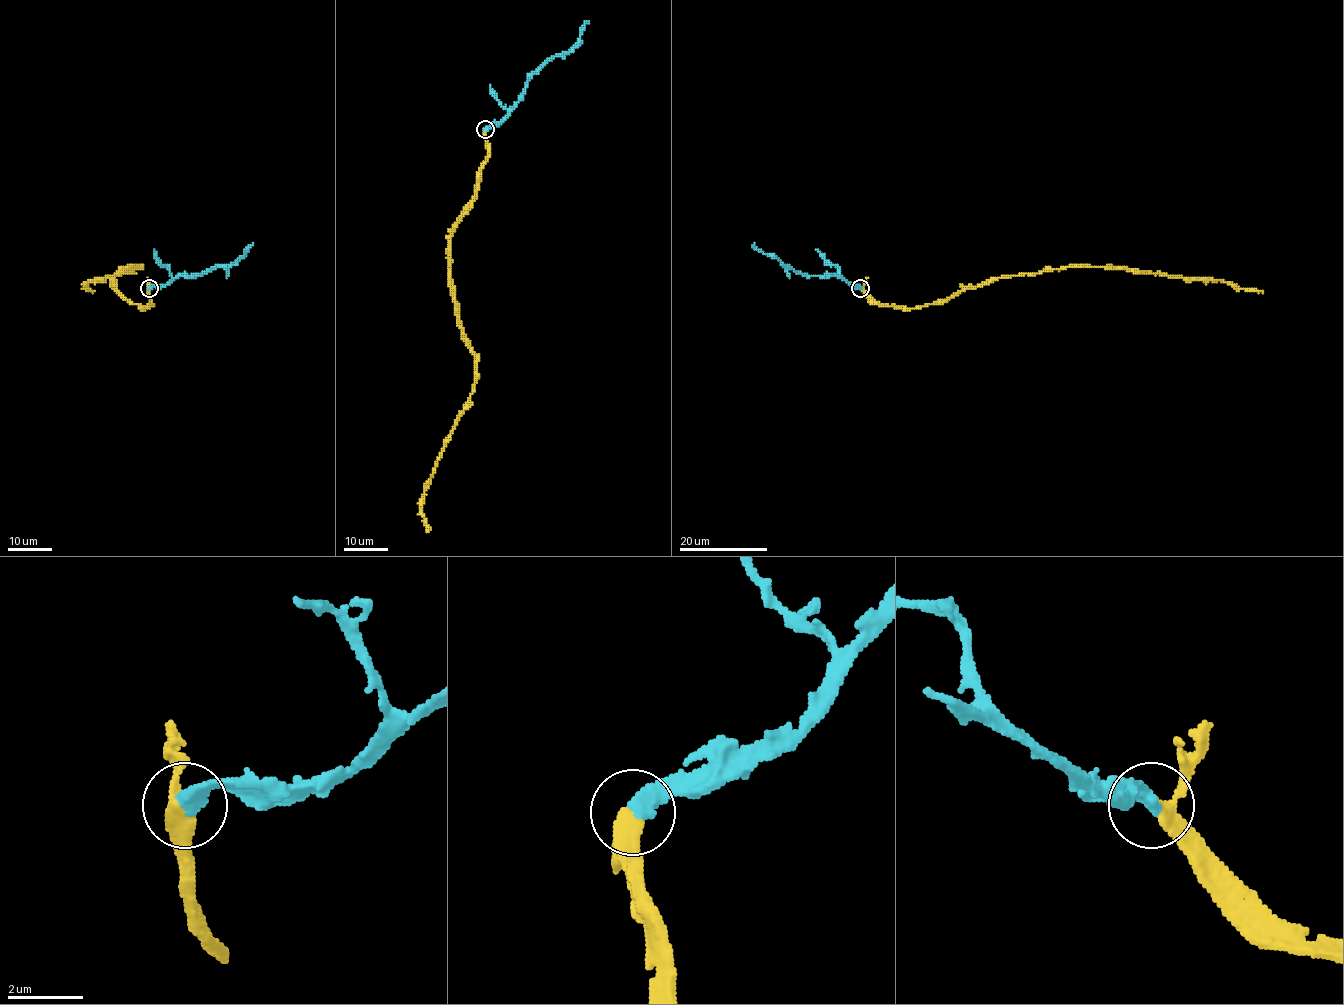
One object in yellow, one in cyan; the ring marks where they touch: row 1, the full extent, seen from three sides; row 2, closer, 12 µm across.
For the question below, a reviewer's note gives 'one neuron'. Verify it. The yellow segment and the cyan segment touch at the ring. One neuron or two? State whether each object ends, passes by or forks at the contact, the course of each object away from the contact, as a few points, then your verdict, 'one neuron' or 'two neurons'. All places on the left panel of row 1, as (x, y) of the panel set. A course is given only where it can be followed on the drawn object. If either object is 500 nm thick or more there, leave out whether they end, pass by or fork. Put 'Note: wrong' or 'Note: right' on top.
Note: right
yellow passes by; cyan ends there; yellow runs (149, 288), (151, 304), (141, 308), (114, 287), (128, 266), (140, 267), (89, 281), (85, 288), (93, 292); cyan runs (149, 288), (164, 286), (178, 276), (196, 276), (218, 266), (230, 266), (253, 243); one neuron

